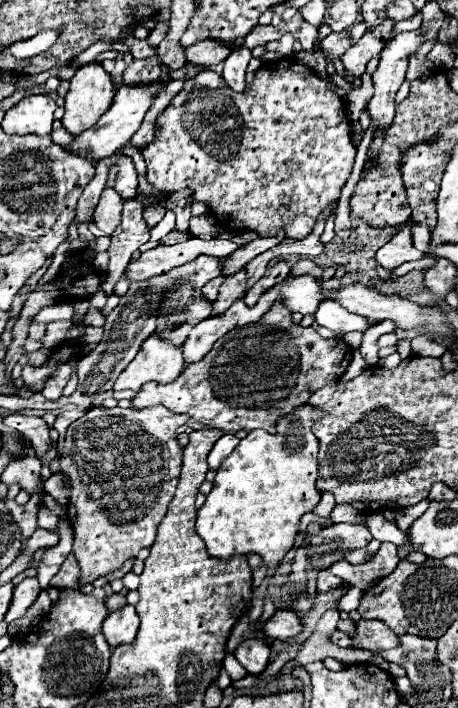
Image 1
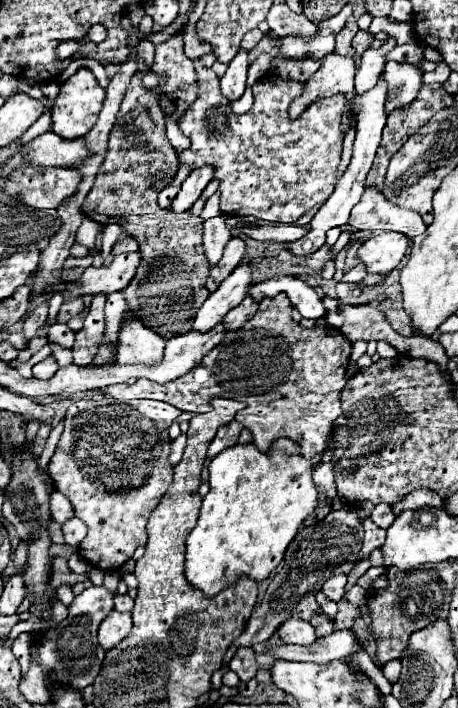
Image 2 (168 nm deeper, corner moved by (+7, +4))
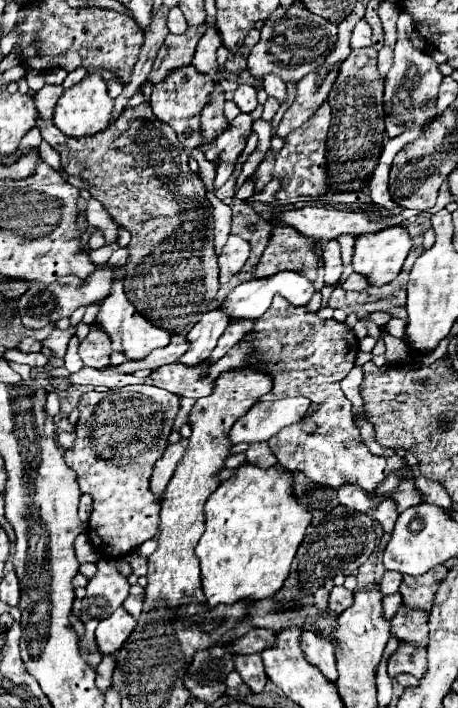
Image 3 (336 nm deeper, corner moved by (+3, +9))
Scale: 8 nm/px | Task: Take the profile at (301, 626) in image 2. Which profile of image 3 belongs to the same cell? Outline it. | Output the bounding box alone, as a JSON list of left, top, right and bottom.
[299,631,337,681]

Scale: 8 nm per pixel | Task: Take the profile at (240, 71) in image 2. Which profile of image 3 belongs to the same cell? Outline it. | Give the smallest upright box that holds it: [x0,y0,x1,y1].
[233,83,257,113]

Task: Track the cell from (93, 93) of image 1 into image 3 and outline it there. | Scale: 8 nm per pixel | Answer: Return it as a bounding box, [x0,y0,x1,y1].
[53,73,113,137]

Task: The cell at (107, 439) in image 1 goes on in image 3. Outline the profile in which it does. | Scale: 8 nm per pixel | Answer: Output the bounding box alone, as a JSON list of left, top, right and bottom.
[65,385,179,559]

